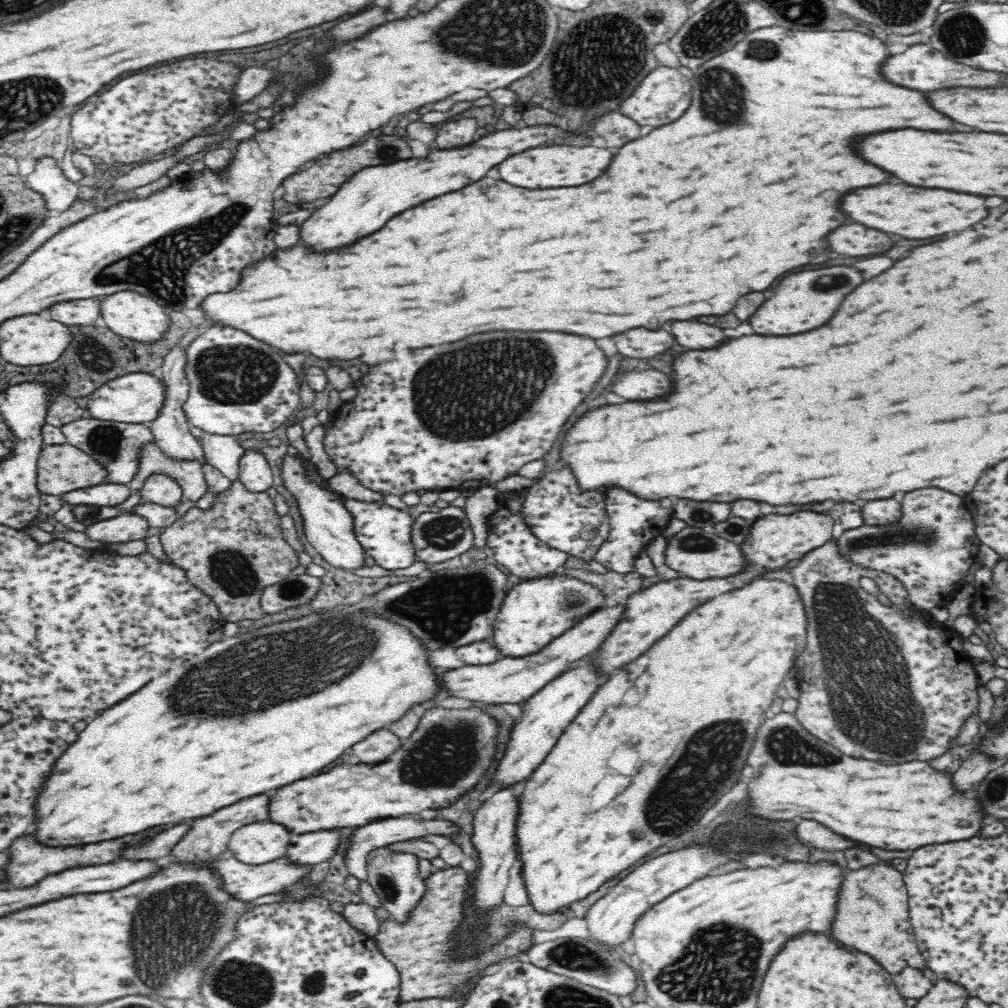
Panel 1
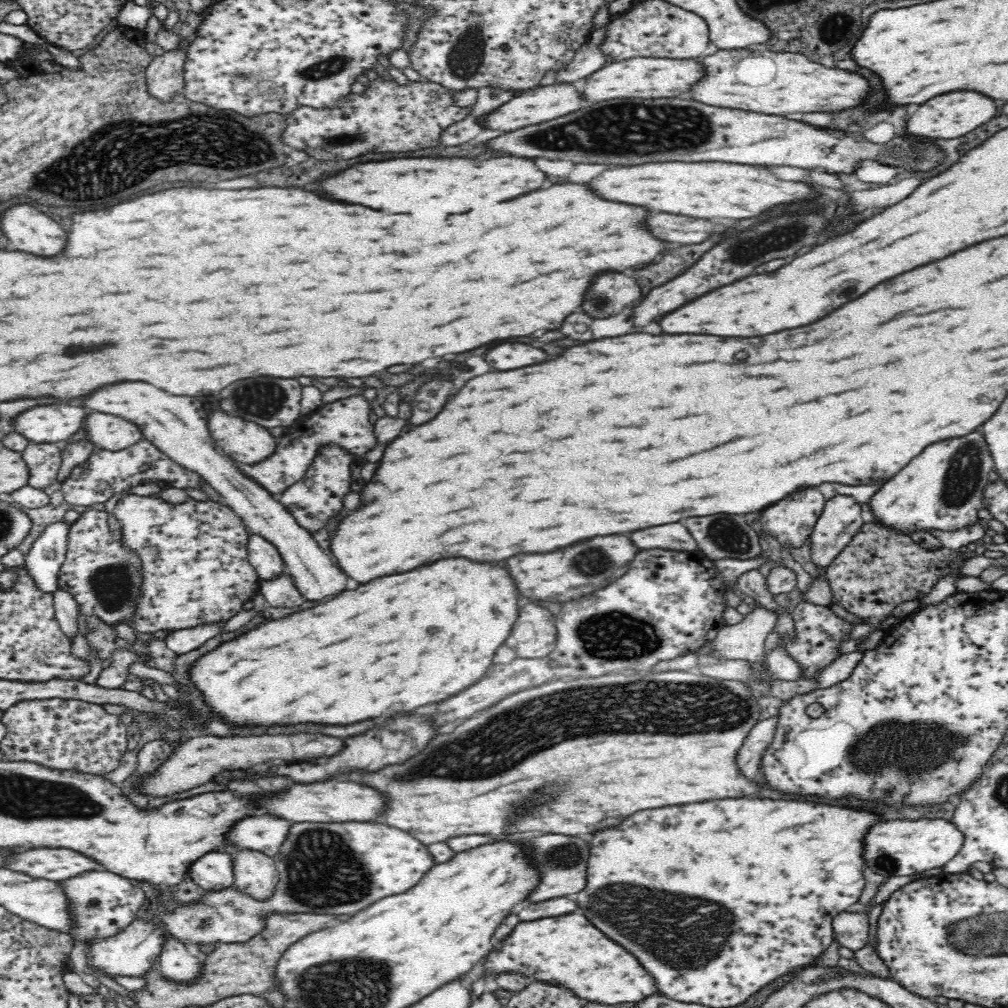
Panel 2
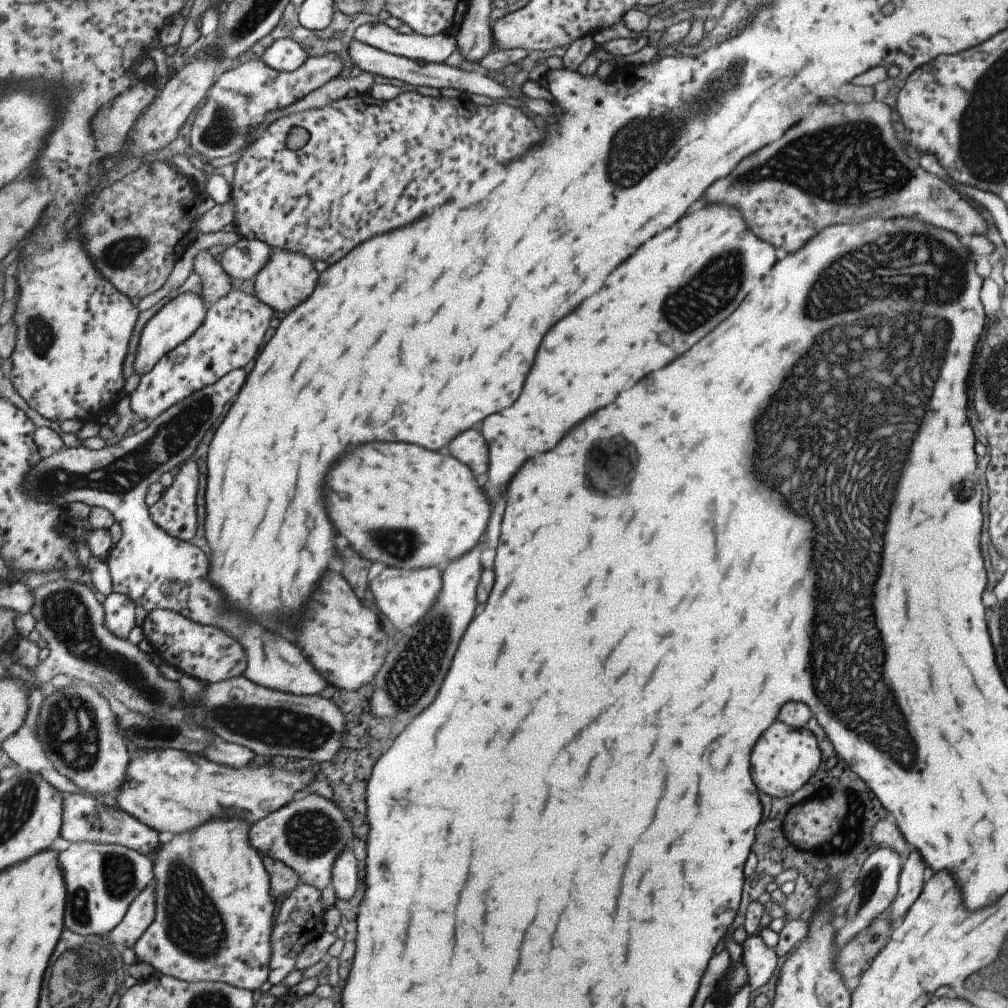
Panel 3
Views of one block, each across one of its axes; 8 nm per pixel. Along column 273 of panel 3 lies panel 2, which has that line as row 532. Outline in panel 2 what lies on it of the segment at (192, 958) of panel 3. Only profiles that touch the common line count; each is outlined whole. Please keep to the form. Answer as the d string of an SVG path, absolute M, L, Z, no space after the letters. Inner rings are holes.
M980 432L966 438L936 442L872 496L872 524L904 536L912 532L950 534L972 528L980 524L976 510L986 508L984 494L992 484L992 480L988 480L992 470L996 470L996 466Z

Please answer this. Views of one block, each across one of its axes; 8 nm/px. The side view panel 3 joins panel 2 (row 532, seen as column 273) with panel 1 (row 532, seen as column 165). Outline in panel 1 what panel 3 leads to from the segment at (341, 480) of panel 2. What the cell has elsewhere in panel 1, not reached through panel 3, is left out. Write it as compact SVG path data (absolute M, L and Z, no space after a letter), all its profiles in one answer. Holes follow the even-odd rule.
M344 498L344 504L346 504L346 508L350 508L350 512L354 516L356 534L364 546L366 556L372 558L378 566L392 572L396 568L400 570L400 568L408 568L408 566L414 566L416 562L420 562L416 546L412 542L414 520L410 518L408 512L390 508L388 504L368 504L368 502L356 502L350 498L348 500Z

